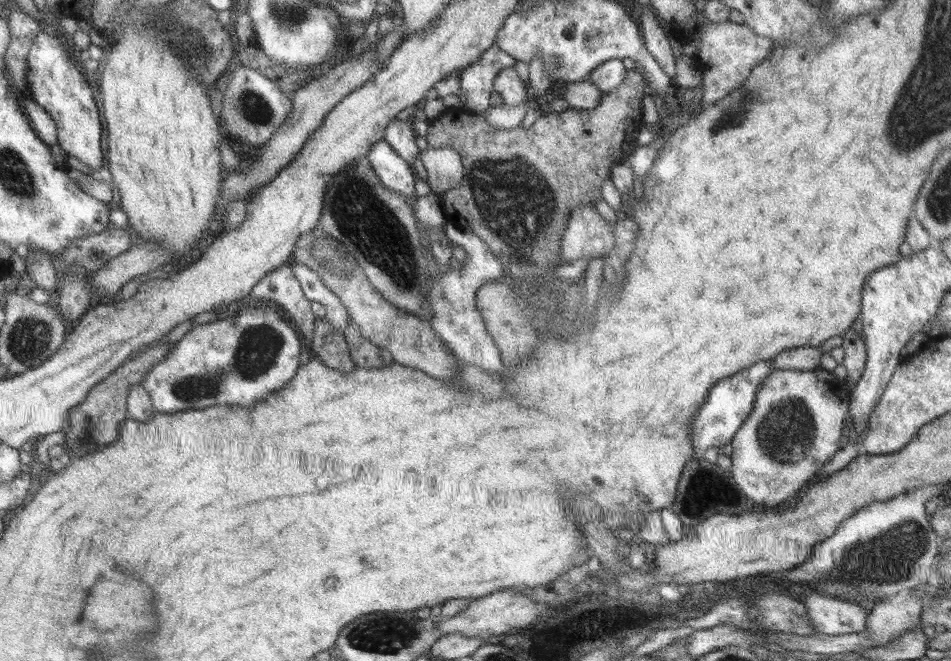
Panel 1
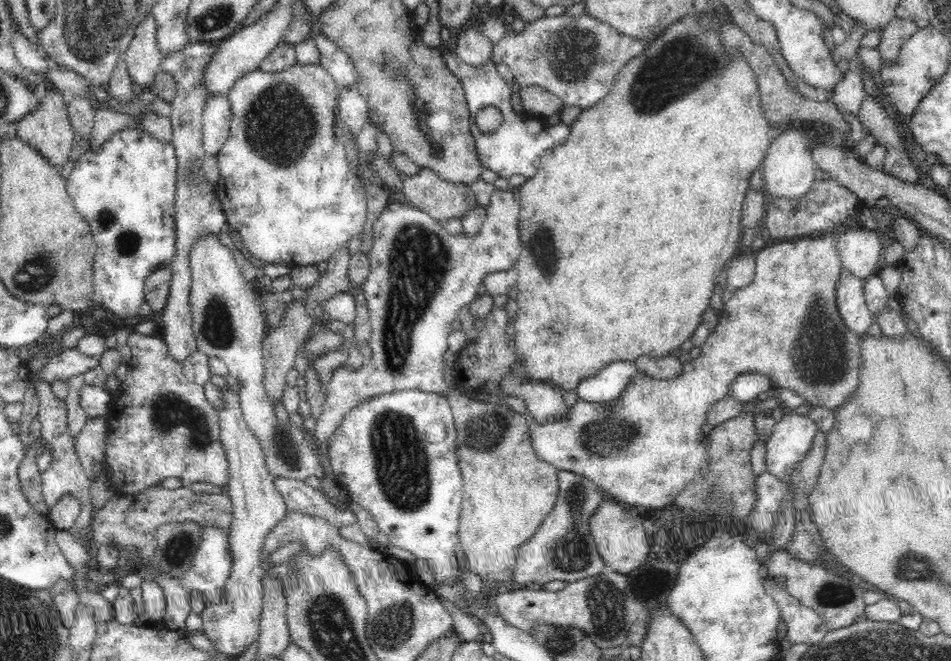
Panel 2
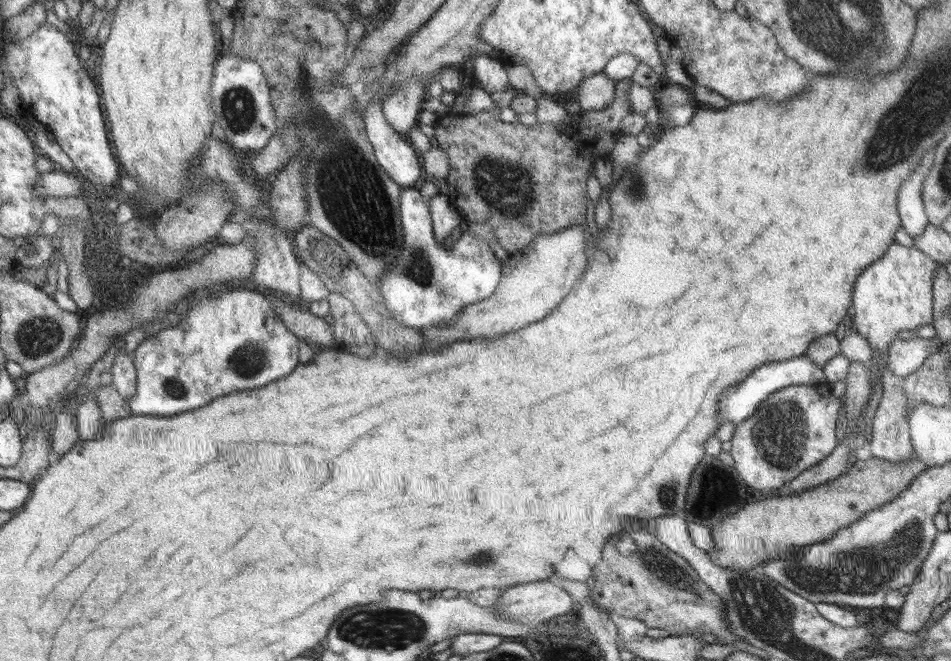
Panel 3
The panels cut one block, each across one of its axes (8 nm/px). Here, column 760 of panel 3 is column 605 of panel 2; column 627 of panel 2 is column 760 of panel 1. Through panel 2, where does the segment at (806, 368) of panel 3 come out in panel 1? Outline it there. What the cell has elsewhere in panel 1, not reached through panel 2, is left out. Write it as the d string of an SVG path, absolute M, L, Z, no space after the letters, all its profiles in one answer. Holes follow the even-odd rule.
M761 361L747 370L723 378L708 392L706 403L696 412L691 425L692 445L696 448L699 458L704 450L712 446L724 446L732 441L740 426L750 417L760 386L766 381L766 378L770 377L770 374L773 374L774 370L771 362Z

